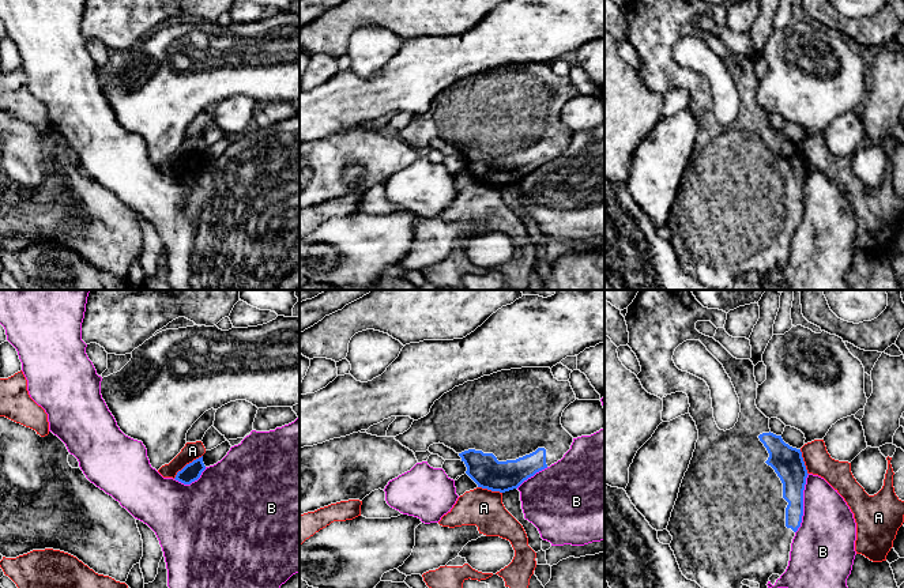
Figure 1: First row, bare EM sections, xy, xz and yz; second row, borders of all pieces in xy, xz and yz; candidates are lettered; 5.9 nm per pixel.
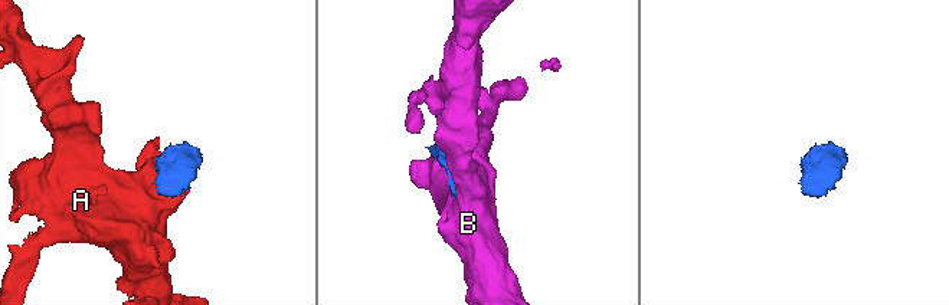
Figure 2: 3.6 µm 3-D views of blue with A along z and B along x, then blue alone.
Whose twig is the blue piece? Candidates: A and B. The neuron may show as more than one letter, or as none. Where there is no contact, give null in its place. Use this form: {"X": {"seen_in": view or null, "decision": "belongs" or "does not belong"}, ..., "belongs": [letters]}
{"A": {"seen_in": "xy", "decision": "does not belong"}, "B": {"seen_in": "yz", "decision": "does not belong"}, "belongs": []}

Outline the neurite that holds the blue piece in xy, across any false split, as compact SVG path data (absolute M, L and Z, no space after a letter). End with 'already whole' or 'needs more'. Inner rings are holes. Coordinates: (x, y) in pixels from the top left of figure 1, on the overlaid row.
M203 456L193 460L192 463L187 464L181 471L177 472L176 480L191 485L192 482L197 480L201 472L206 470L203 463Z | already whole

